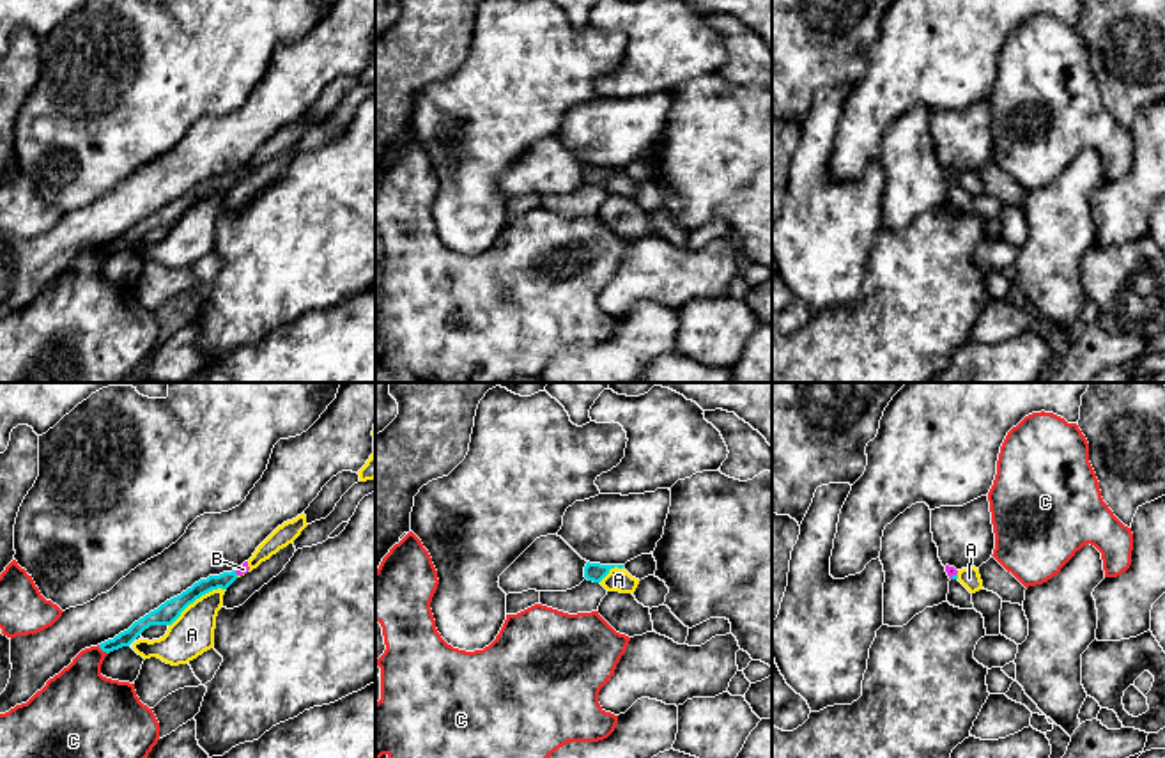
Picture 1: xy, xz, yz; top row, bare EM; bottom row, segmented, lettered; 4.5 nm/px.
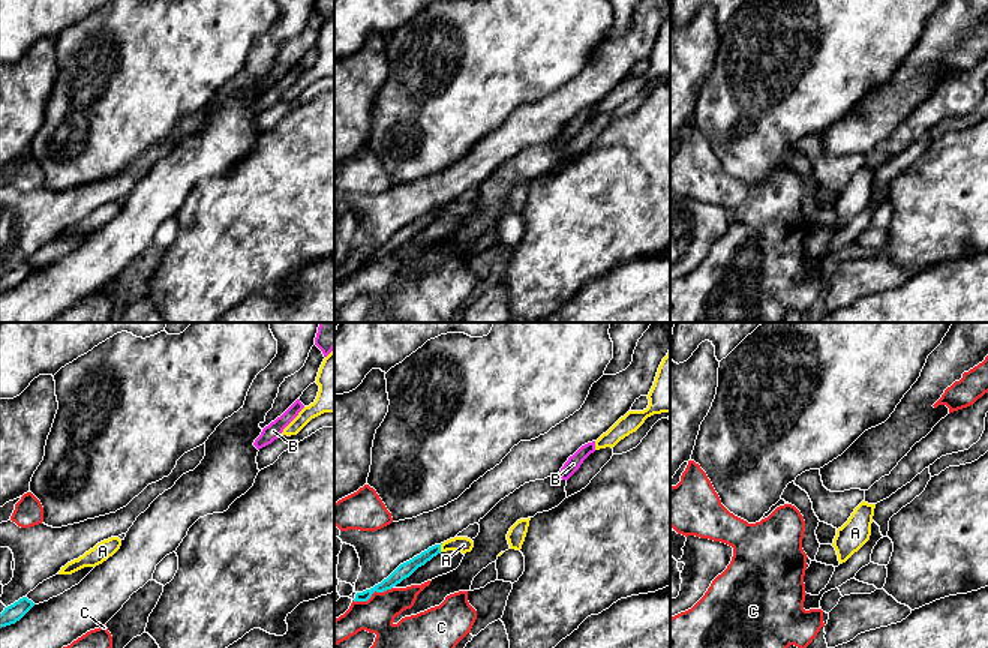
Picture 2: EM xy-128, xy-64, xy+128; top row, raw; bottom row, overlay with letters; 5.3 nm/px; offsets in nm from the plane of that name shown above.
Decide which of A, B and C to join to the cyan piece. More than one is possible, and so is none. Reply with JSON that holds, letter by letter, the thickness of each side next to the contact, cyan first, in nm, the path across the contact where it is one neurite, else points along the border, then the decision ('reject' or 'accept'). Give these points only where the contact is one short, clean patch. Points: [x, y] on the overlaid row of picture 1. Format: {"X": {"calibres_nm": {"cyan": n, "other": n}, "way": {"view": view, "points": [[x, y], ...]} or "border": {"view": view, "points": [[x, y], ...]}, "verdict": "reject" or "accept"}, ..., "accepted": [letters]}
{"A": {"calibres_nm": {"cyan": 100, "other": 200}, "verdict": "reject"}, "B": {"calibres_nm": {"cyan": 20, "other": 50}, "way": {"view": "yz", "points": [[956, 574], [953, 576], [951, 571]]}, "verdict": "accept"}, "C": {"calibres_nm": {"cyan": 70, "other": 300}, "verdict": "reject"}, "accepted": ["B"]}

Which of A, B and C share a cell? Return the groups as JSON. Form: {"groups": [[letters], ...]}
{"groups": [["A"], ["B"], ["C"]]}

